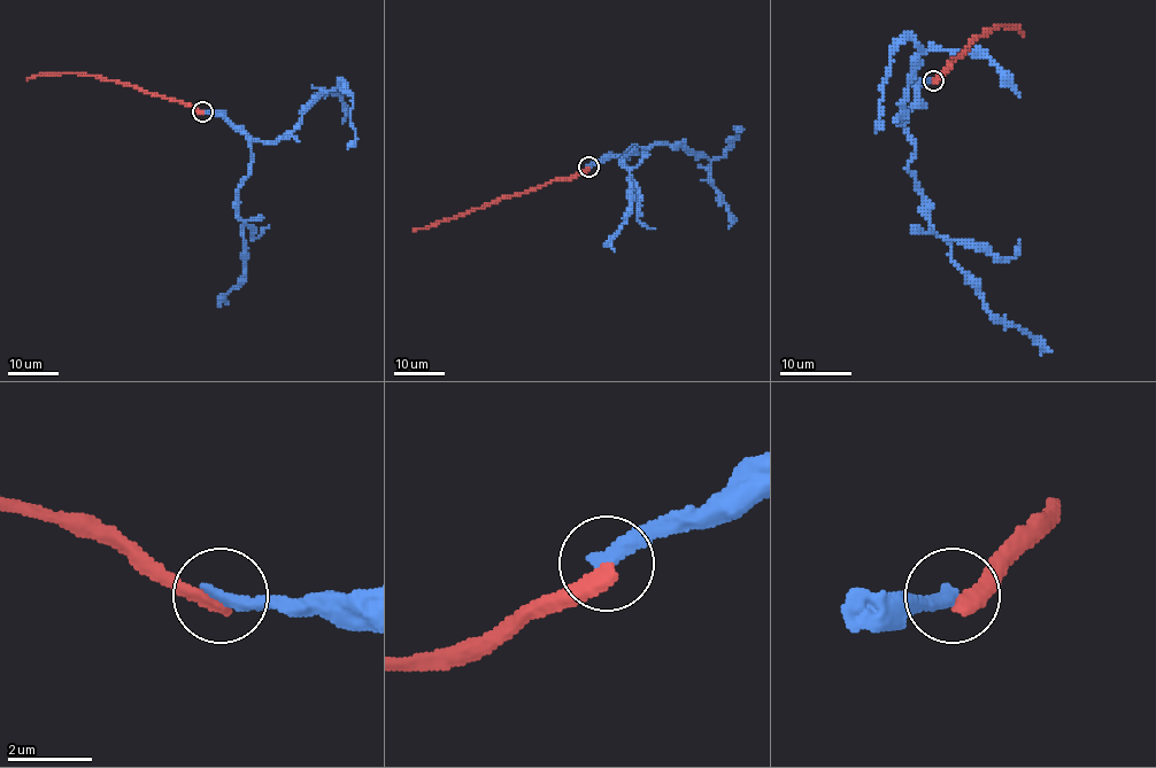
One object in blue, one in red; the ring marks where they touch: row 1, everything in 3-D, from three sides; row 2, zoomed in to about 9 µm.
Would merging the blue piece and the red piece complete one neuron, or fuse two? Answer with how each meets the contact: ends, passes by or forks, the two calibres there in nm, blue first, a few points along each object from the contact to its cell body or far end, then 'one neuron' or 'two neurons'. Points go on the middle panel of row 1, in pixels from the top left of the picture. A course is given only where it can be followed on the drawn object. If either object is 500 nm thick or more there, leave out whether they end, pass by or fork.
blue ends there; red ends there; 360 nm thick on the blue side, 360 nm on the other; blue runs (588, 167), (637, 149), (623, 162), (631, 196), (627, 217), (611, 240), (615, 251); red runs (588, 168), (413, 231); two neurons

